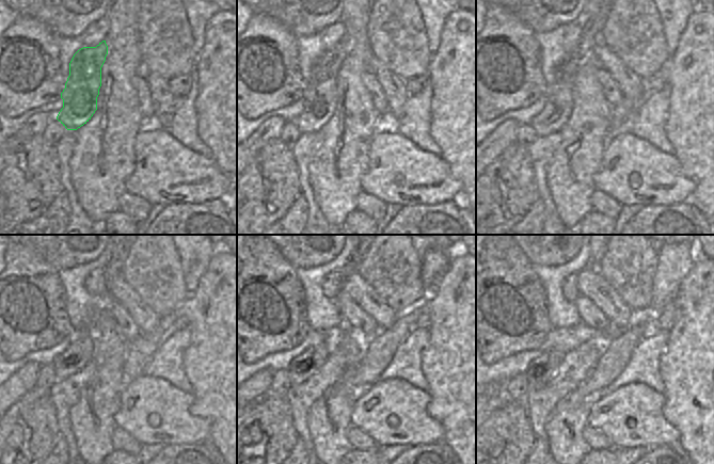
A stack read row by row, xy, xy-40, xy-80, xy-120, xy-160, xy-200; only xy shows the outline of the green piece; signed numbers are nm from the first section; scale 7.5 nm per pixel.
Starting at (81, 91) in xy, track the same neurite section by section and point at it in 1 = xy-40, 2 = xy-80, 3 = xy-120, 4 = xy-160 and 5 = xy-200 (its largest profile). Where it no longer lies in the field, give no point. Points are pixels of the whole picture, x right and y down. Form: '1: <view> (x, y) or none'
1: xy-40 (319, 96)
2: xy-80 (558, 106)
3: xy-120 (81, 350)
4: xy-160 (302, 367)
5: xy-200 (539, 371)

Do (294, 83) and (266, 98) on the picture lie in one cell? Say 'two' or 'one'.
one

